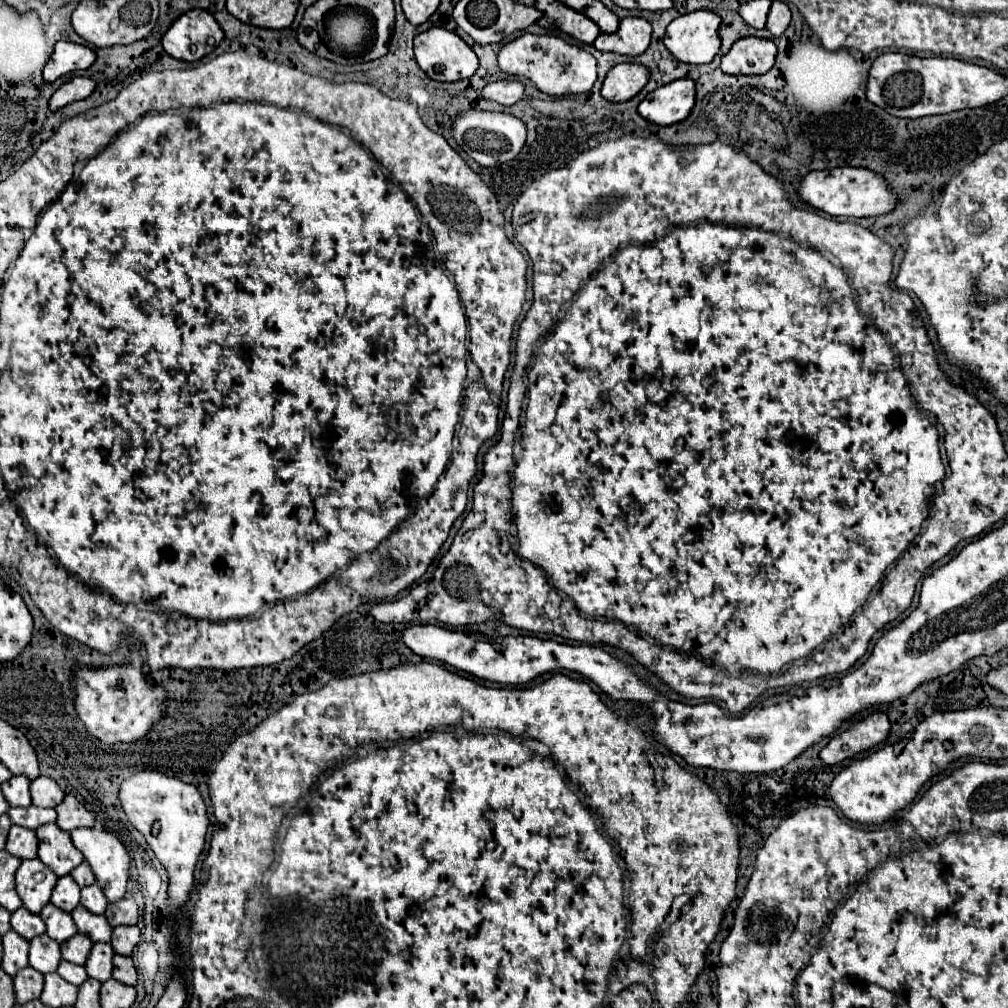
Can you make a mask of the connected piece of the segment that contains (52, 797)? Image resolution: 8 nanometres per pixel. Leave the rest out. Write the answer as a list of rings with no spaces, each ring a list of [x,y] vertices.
[[[40,776],[30,782],[30,794],[32,804],[42,808],[56,808],[64,800],[64,792],[60,790],[60,786],[46,776]]]

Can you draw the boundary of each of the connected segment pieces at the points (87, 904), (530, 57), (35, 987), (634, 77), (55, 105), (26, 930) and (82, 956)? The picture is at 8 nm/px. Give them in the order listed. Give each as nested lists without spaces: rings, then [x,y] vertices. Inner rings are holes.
[[[92,884],[92,886],[82,888],[82,900],[80,900],[80,904],[84,908],[88,908],[90,912],[94,912],[94,914],[104,914],[104,910],[108,906],[108,900],[102,894],[100,886],[98,884]]]
[[[522,34],[510,40],[498,52],[498,64],[508,74],[530,78],[538,90],[552,96],[588,92],[596,82],[596,58],[584,48],[568,44],[562,38],[550,34]]]
[[[26,966],[14,976],[14,990],[16,990],[16,1002],[26,1004],[30,1000],[40,998],[44,988],[44,976],[38,974],[38,970]]]
[[[616,64],[602,86],[602,96],[608,102],[626,102],[630,98],[634,98],[648,82],[650,72],[646,66],[642,64]]]
[[[72,78],[70,82],[62,84],[62,86],[52,94],[52,98],[50,98],[50,102],[48,102],[48,108],[50,108],[52,112],[56,112],[56,110],[64,108],[64,106],[70,104],[70,102],[84,100],[84,98],[88,98],[88,96],[94,92],[94,88],[96,88],[96,84],[94,84],[94,80],[90,80],[90,78]]]
[[[24,906],[18,908],[16,912],[12,912],[12,930],[18,932],[22,938],[32,940],[40,934],[46,932],[46,924],[42,922],[40,916],[28,912]]]
[[[76,934],[62,944],[62,958],[72,964],[84,966],[88,960],[88,954],[92,950],[92,944],[94,942],[90,942],[90,938],[86,938],[86,934]]]

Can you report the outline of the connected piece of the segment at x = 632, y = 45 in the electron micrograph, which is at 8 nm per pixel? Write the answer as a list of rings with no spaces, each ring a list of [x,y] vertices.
[[[628,16],[620,22],[620,28],[616,32],[612,32],[612,34],[602,32],[594,40],[594,46],[602,52],[638,56],[648,48],[650,36],[652,36],[652,26],[646,18]]]

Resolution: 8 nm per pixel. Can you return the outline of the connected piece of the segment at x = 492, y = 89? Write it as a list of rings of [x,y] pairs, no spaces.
[[[498,80],[484,88],[484,98],[500,102],[504,106],[512,106],[524,96],[524,84],[518,80]]]

